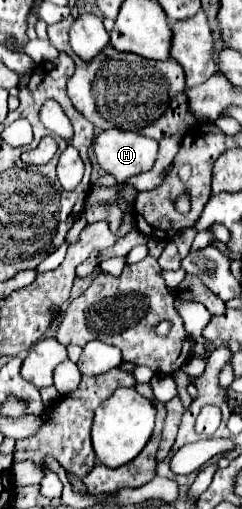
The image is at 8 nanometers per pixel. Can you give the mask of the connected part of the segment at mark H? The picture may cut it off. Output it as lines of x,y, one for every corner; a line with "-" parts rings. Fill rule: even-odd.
106,130
94,144
100,166
114,174
116,180
128,180
152,170
158,154
158,142
136,132

